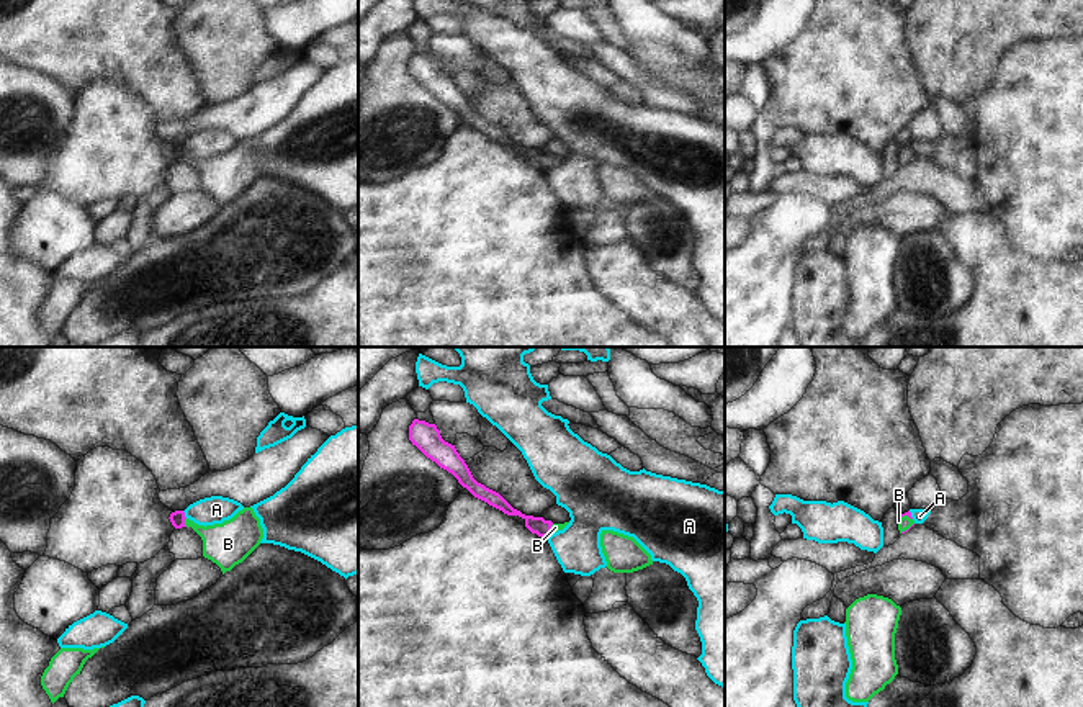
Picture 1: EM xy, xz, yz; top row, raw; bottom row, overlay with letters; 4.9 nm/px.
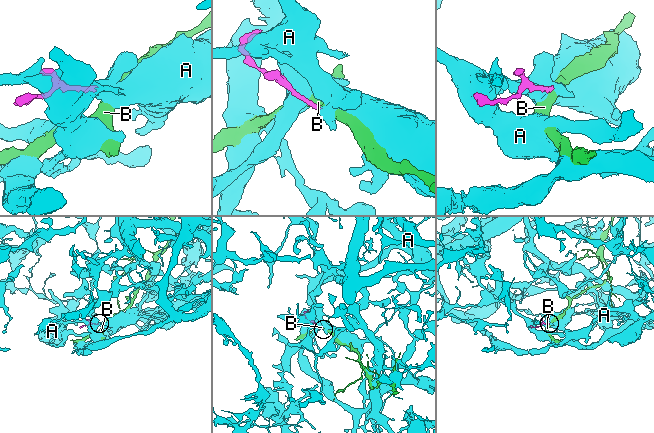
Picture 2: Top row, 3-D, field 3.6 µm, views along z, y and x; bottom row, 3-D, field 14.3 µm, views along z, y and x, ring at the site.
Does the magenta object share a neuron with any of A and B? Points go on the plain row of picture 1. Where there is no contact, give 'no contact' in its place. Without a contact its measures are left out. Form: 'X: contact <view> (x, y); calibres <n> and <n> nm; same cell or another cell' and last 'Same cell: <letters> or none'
A: contact xz (550, 167); calibres 90 and 240 nm; another cell
B: contact xy (184, 156); calibres 70 and 220 nm; same cell
Same cell: B

